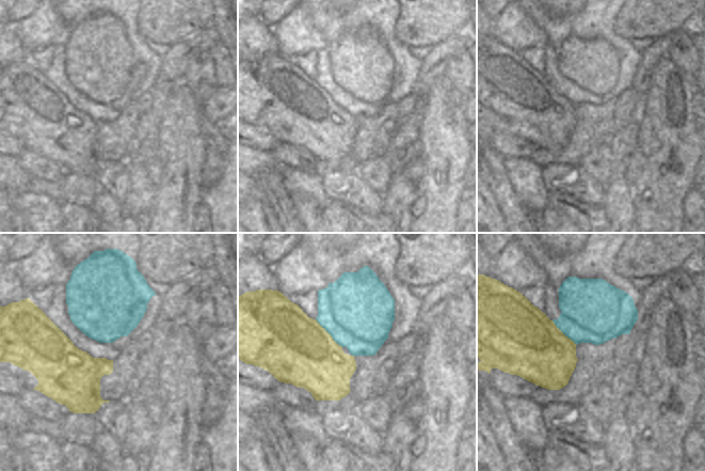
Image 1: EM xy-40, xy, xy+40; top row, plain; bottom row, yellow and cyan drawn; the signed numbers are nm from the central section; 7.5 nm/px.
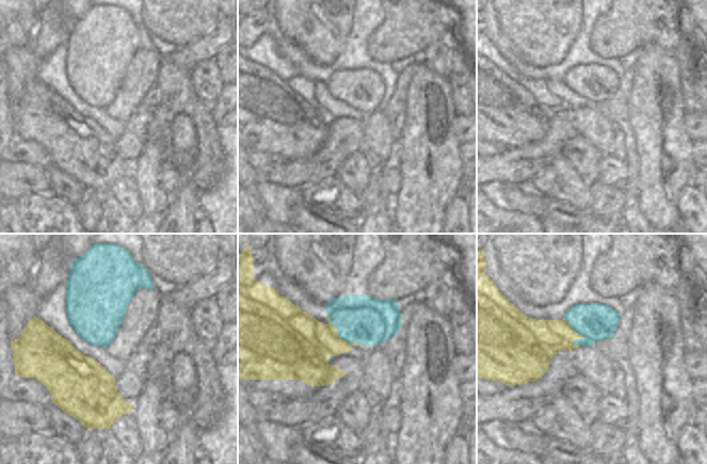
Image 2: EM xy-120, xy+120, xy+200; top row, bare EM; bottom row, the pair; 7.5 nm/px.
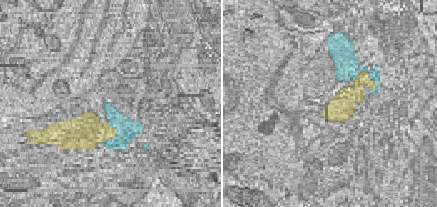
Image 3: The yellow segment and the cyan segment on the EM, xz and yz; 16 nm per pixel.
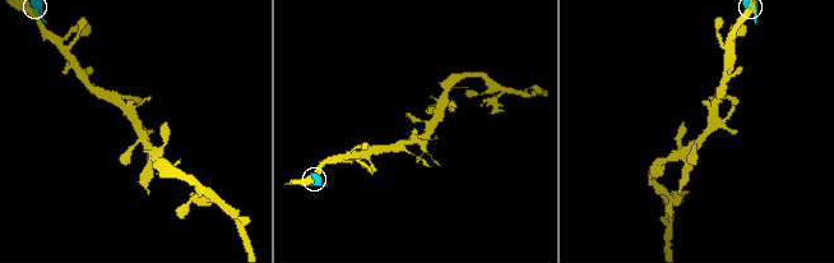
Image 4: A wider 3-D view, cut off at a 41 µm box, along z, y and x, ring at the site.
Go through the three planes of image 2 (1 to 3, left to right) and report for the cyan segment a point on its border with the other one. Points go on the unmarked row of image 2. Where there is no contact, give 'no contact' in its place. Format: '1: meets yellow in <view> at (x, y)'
1: no contact
2: meets yellow in xy+120 at (338, 96)
3: meets yellow in xy+200 at (581, 97)

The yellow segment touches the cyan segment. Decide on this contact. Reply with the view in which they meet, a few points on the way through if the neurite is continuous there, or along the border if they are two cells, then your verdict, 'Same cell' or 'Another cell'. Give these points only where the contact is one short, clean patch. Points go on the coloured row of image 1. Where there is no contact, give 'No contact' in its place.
Touches yellow in xy. Another cell

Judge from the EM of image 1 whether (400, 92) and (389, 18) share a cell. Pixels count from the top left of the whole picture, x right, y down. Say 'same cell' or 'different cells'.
same cell

